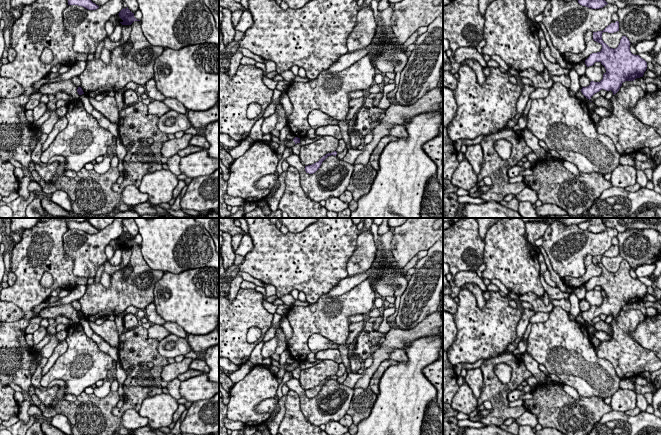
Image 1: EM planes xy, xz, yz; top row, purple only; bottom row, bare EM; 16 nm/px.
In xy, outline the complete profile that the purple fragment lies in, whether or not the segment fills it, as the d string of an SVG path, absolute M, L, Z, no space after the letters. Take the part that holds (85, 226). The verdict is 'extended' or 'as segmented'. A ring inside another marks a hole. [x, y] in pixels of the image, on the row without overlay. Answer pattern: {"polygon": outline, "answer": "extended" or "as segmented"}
{"polygon": "M87 220L83 222L70 221L68 223L68 229L78 229L88 234L96 234L99 232L99 230L93 227Z", "answer": "as segmented"}

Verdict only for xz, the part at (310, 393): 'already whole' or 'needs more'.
already whole

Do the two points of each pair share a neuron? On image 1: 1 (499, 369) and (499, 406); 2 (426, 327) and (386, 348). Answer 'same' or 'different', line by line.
1: different
2: same

